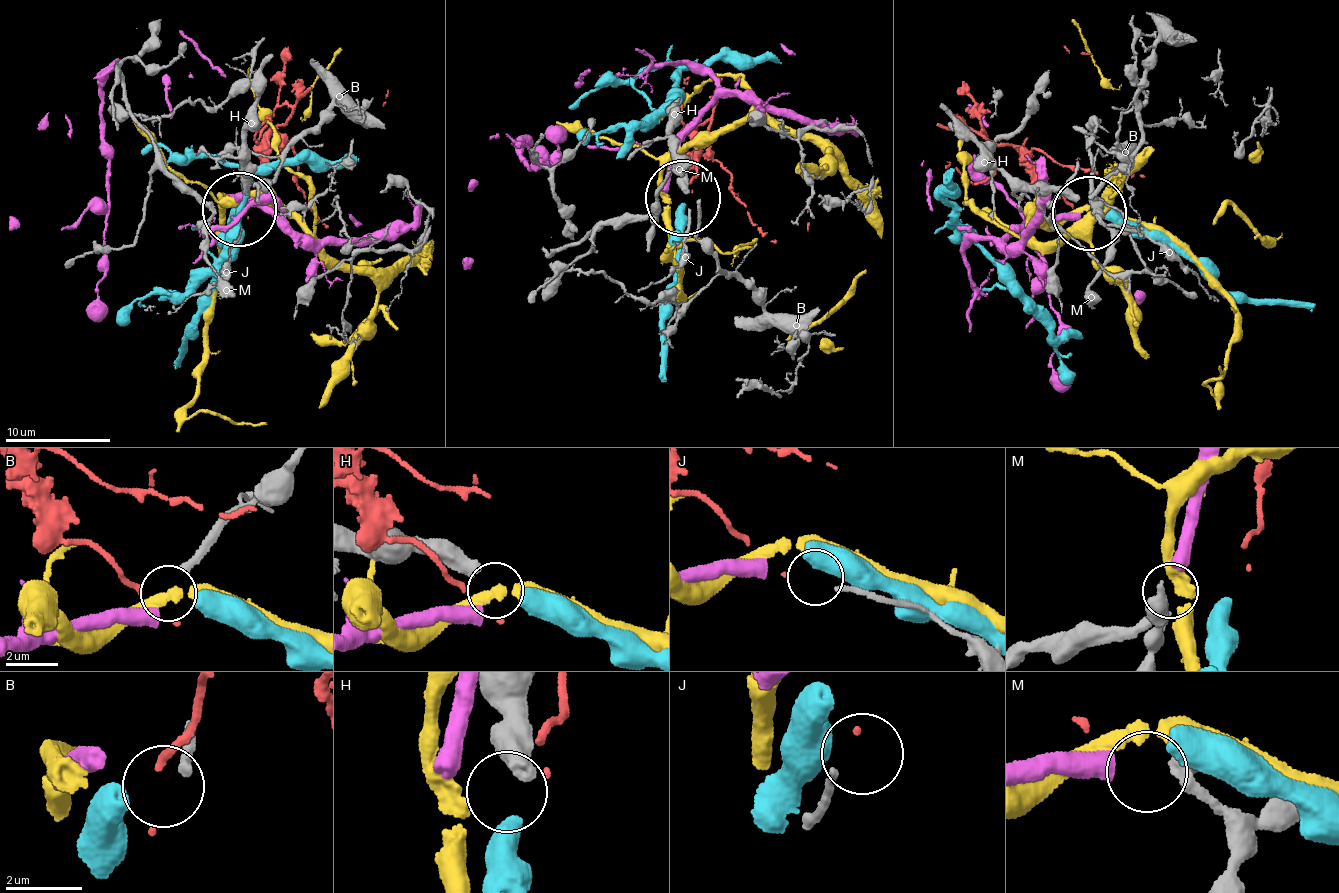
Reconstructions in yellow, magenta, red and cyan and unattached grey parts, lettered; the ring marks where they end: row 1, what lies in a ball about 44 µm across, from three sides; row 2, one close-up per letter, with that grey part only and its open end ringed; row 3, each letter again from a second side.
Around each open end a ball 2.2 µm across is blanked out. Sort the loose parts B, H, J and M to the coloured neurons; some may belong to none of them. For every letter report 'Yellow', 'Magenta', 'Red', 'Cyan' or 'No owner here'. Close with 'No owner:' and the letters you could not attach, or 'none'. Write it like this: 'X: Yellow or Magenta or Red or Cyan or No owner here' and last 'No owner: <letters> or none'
B: No owner here
H: Cyan
J: Red
M: Magenta
No owner: B

